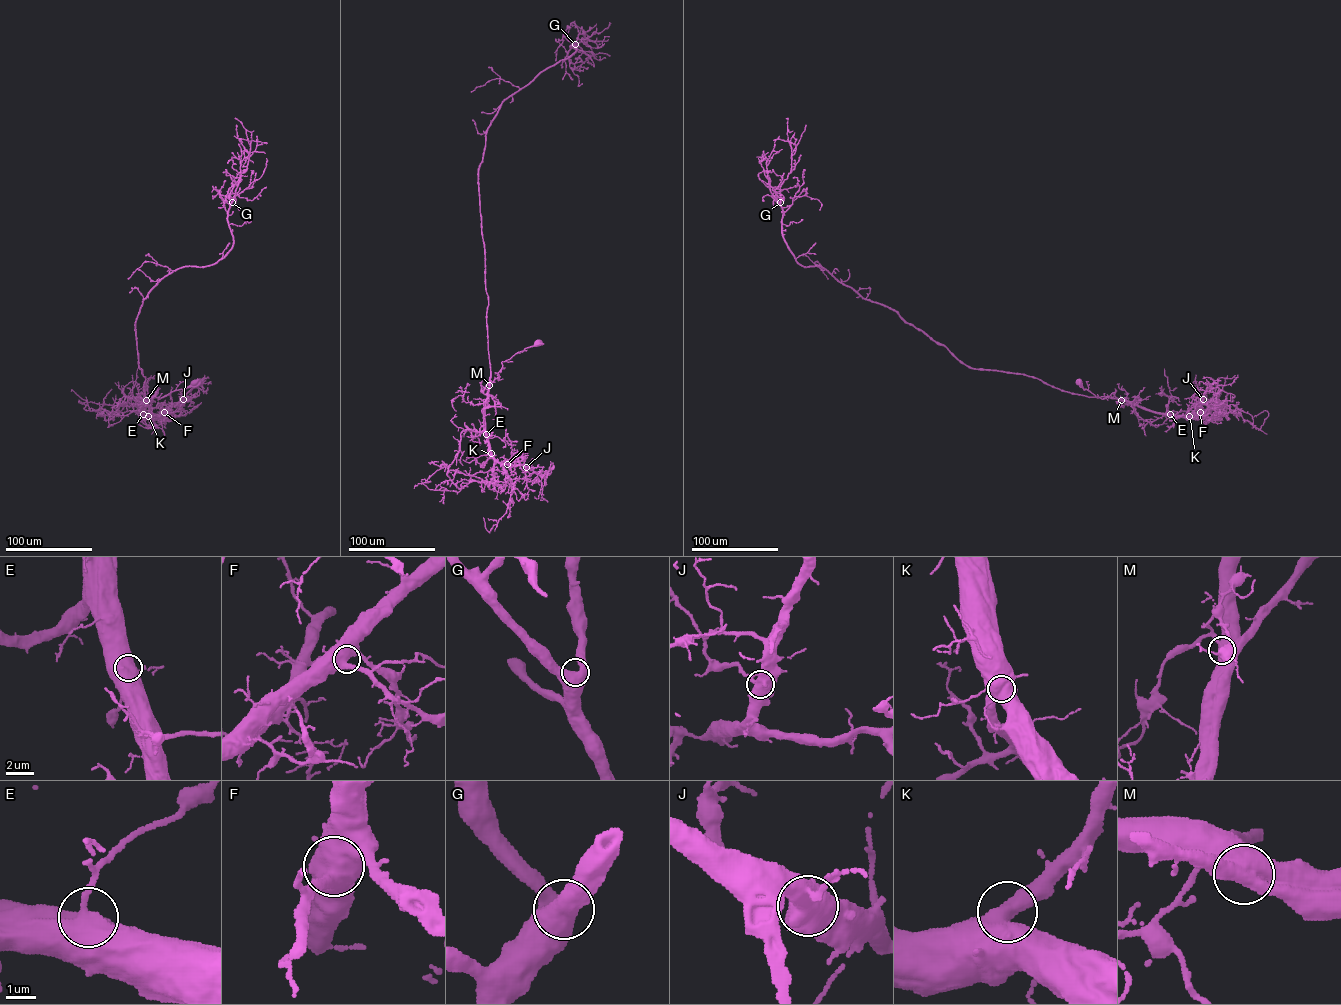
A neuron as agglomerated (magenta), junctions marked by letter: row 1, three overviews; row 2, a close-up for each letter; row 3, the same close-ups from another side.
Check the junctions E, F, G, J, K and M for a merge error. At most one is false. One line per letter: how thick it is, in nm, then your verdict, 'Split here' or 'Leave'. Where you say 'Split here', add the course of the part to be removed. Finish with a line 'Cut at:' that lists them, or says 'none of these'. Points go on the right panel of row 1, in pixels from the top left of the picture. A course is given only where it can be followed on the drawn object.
E: Thickness 650 nm. Leave
F: Thickness 600 nm. Leave
G: Thickness 600 nm. Leave
J: Thickness 700 nm. Leave
K: Thickness 600 nm. Leave
M: Thickness 700 nm. Leave
Cut at: none of these

